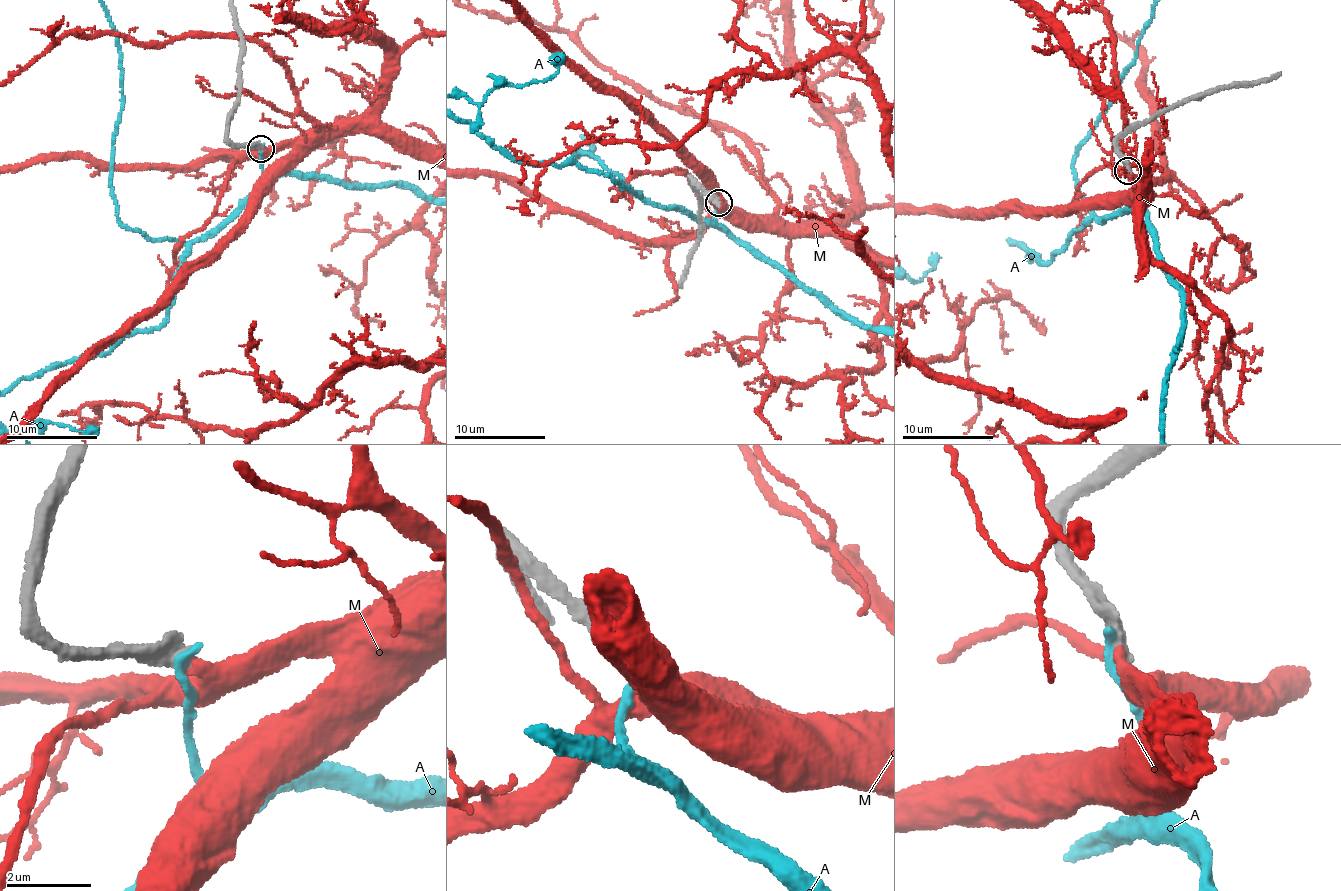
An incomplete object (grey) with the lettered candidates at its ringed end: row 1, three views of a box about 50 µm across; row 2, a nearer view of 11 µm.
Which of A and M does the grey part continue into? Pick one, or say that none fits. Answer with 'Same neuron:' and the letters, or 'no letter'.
Same neuron: M

